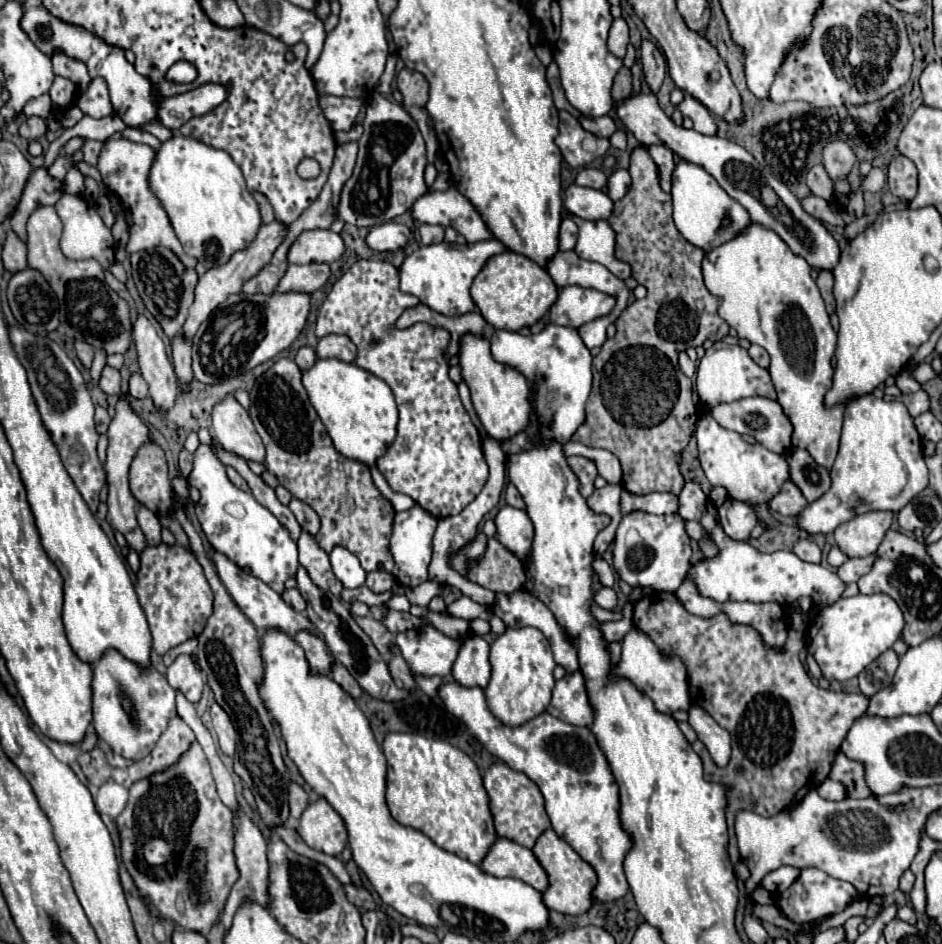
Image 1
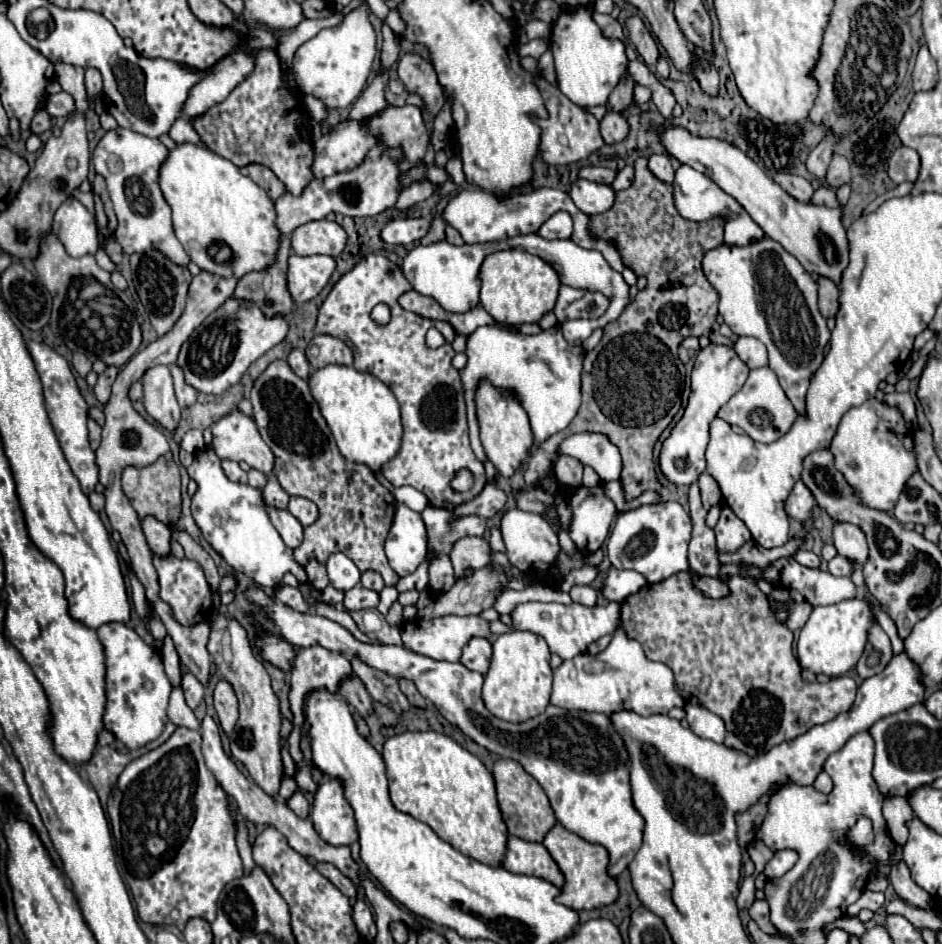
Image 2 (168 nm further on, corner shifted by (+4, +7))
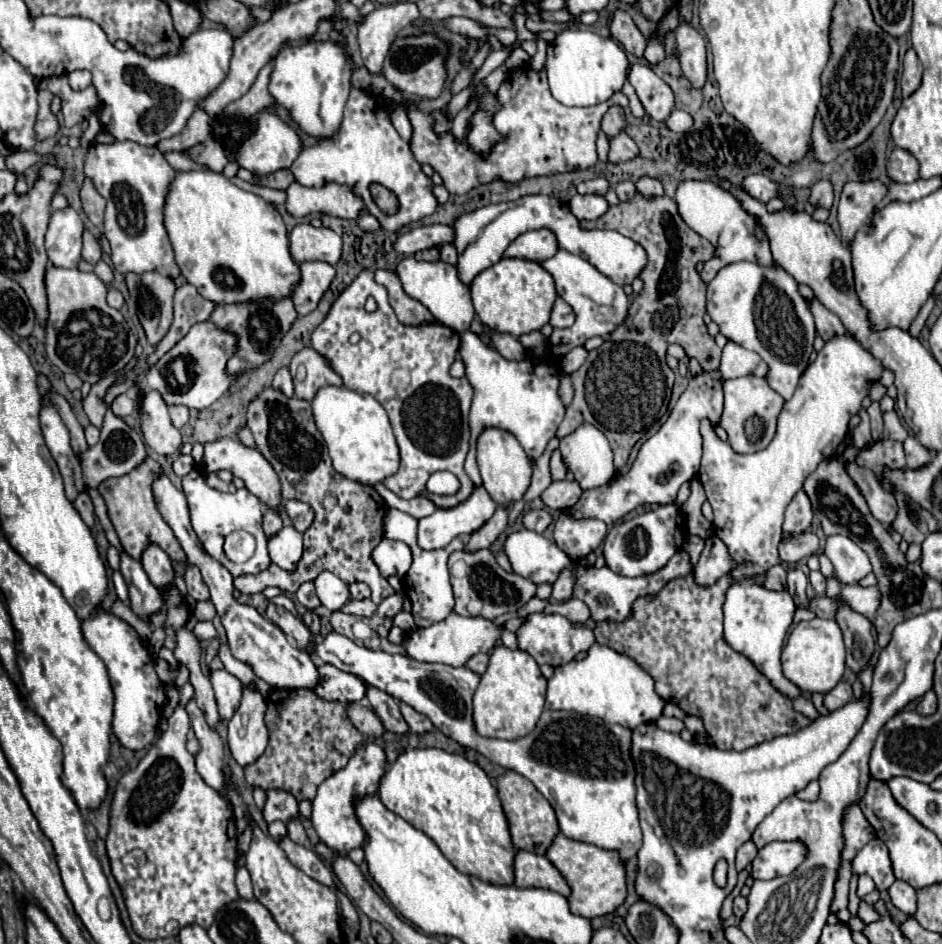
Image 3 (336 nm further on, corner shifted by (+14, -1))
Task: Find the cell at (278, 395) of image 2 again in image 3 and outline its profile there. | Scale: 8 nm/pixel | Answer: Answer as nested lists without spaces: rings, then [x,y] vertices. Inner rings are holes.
[[[267,388],[249,404],[247,426],[255,436],[259,452],[279,474],[283,498],[295,498],[311,504],[315,510],[315,520],[305,532],[305,552],[295,572],[285,572],[271,564],[257,576],[237,576],[235,588],[243,594],[253,594],[263,592],[267,586],[277,586],[293,594],[299,584],[315,580],[323,570],[329,570],[347,584],[365,582],[373,592],[371,600],[381,604],[385,596],[395,592],[371,560],[371,550],[383,540],[383,516],[387,512],[385,500],[381,500],[373,486],[359,484],[335,472],[325,440],[315,426],[309,402],[299,398],[285,398],[283,392]]]

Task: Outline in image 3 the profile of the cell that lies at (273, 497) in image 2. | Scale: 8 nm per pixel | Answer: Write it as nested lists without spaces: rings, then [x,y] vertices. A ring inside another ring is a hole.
[[[267,510],[267,512],[263,514],[263,530],[265,530],[265,534],[271,538],[271,536],[275,536],[281,528],[283,528],[283,518],[281,518],[277,512]]]

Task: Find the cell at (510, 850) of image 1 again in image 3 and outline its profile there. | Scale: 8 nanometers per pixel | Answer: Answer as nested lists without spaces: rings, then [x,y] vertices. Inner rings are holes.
[[[519,850],[515,856],[515,886],[517,888],[545,888],[569,896],[571,890],[561,872],[547,860],[527,850]]]

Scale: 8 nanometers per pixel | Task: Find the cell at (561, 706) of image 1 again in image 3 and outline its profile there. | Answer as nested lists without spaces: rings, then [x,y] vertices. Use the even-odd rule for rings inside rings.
[[[593,644],[581,662],[569,662],[555,668],[547,688],[547,710],[573,710],[589,714],[611,724],[637,728],[643,722],[655,722],[663,712],[663,700],[653,688],[653,678],[629,656],[603,644]]]

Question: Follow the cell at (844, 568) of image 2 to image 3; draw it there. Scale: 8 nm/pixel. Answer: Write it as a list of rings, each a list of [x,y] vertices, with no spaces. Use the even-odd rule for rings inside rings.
[[[811,572],[809,574],[809,582],[811,582],[811,586],[813,586],[817,596],[825,594],[825,576],[821,572]]]

